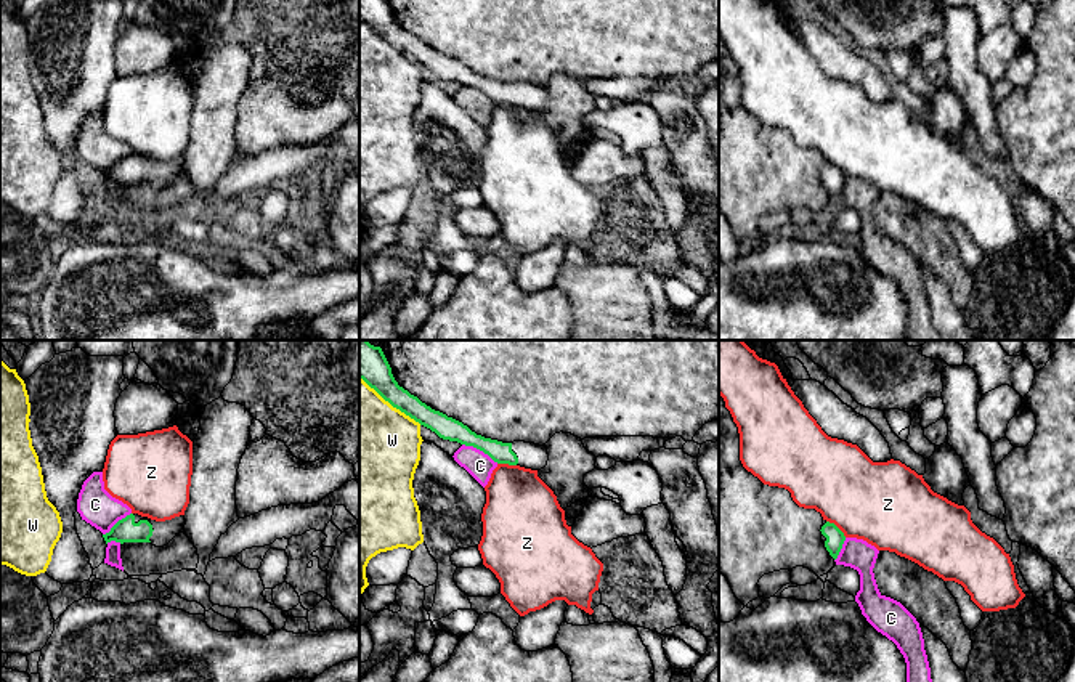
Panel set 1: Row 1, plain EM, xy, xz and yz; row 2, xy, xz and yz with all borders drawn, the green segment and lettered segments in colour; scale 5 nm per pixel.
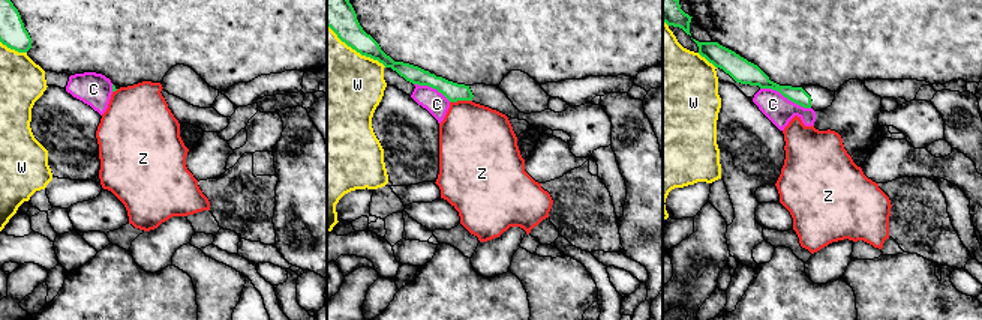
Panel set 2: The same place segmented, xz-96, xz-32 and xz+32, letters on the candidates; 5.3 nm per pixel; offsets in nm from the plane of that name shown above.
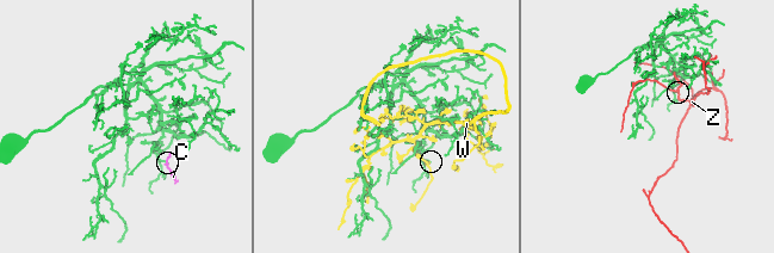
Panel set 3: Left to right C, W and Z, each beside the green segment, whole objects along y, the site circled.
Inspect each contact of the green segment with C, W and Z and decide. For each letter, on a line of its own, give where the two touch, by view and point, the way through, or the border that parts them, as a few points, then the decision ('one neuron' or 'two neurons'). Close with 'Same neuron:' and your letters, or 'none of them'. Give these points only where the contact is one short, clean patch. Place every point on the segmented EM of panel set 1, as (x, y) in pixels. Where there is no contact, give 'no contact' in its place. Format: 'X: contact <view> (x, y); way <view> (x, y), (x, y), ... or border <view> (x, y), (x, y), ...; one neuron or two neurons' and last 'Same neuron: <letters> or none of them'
C: contact xz (480, 450); border xz (462, 443), (482, 450), (498, 462); two neurons
W: contact xz (390, 403); two neurons
Z: contact yz (836, 527); border yz (827, 520), (846, 536); two neurons
Same neuron: none of them

